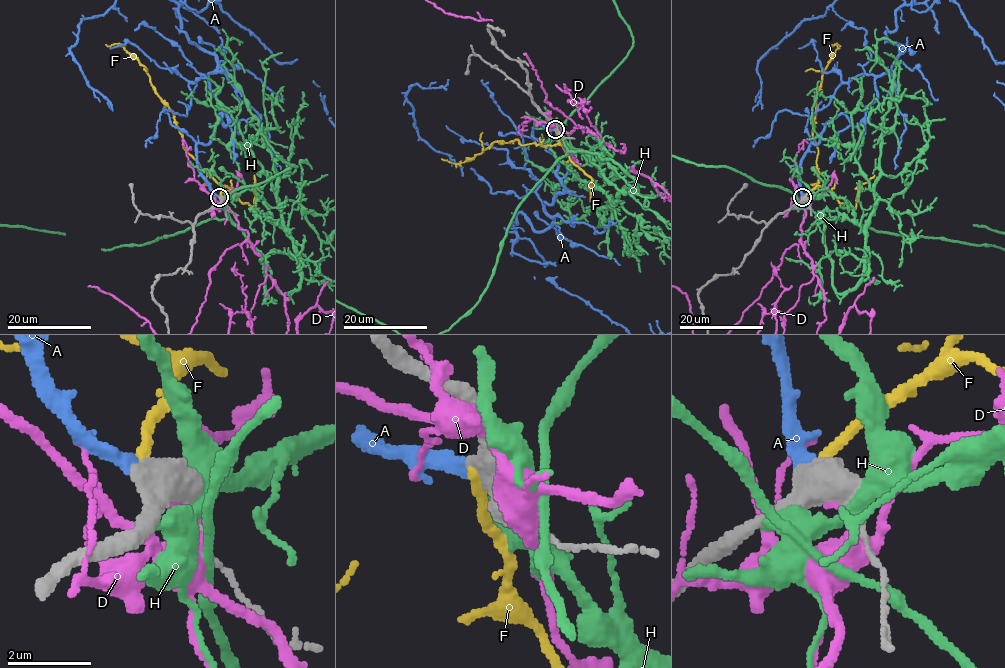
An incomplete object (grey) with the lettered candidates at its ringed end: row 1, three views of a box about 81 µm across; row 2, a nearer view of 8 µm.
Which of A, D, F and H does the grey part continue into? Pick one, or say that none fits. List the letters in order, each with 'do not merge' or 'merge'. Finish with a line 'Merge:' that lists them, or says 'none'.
A: merge
D: do not merge
F: do not merge
H: do not merge
Merge: A

